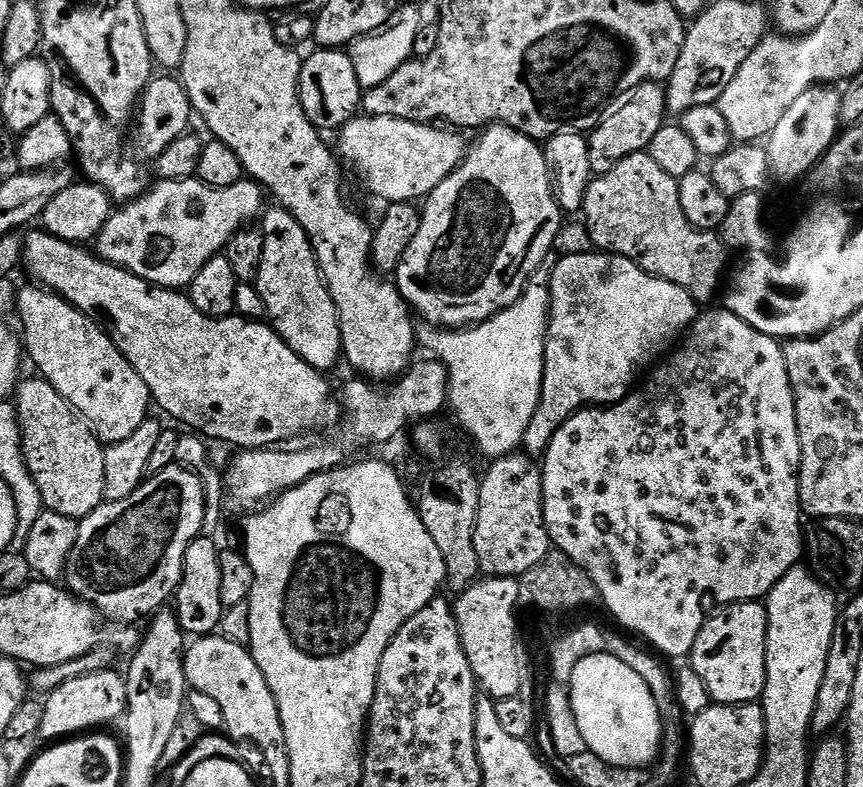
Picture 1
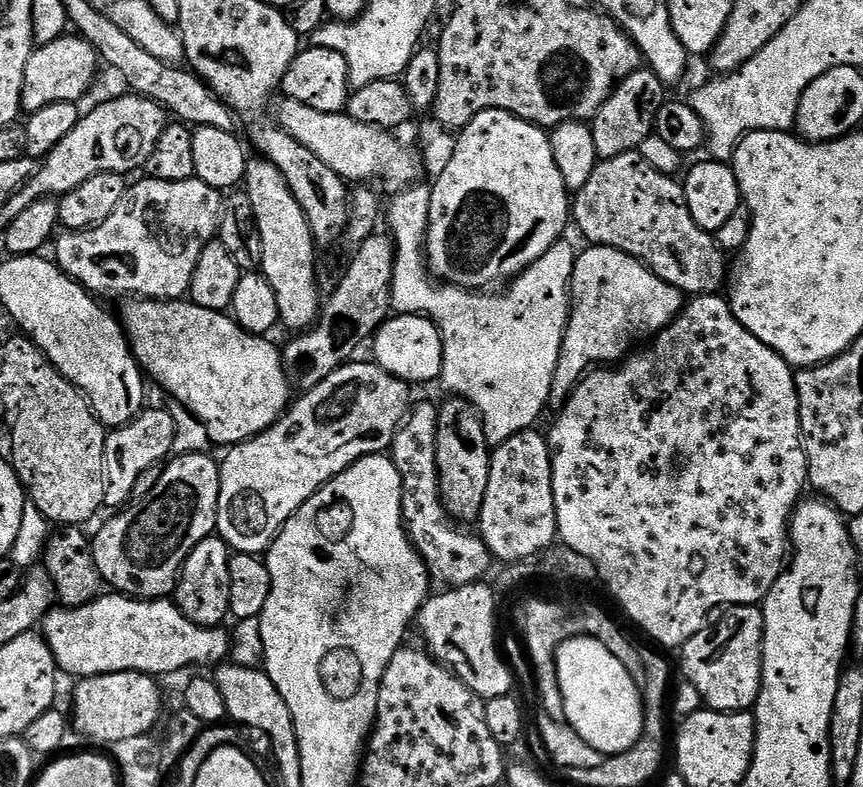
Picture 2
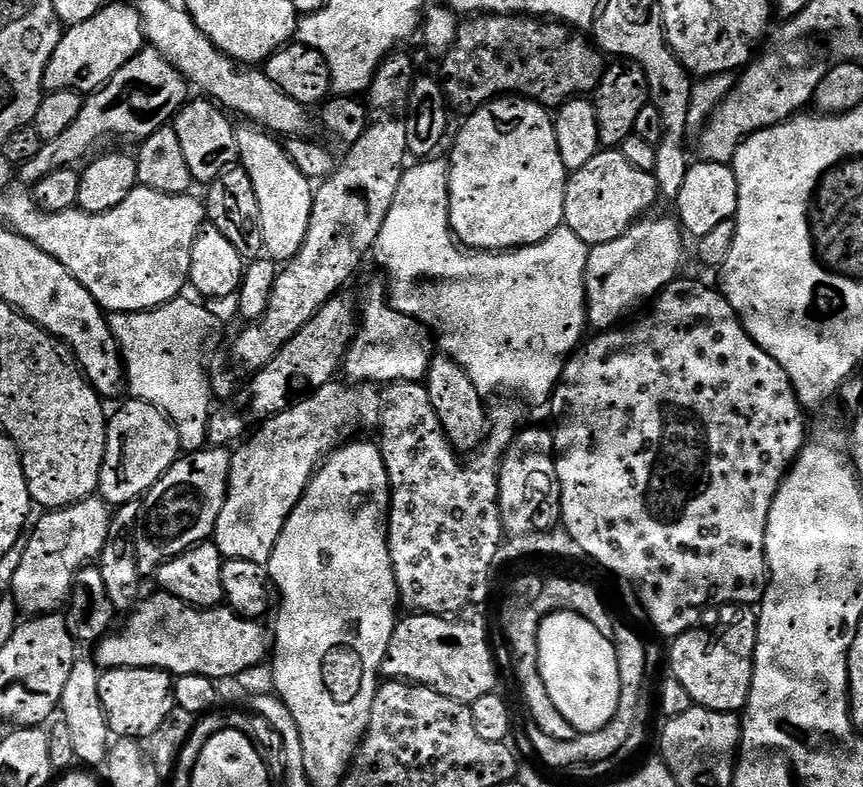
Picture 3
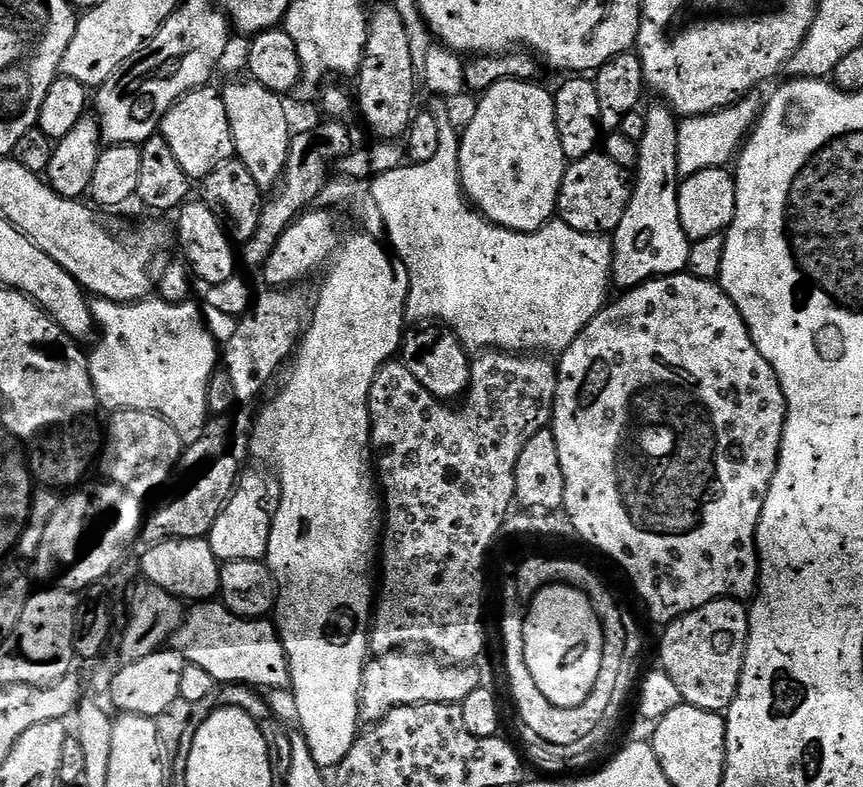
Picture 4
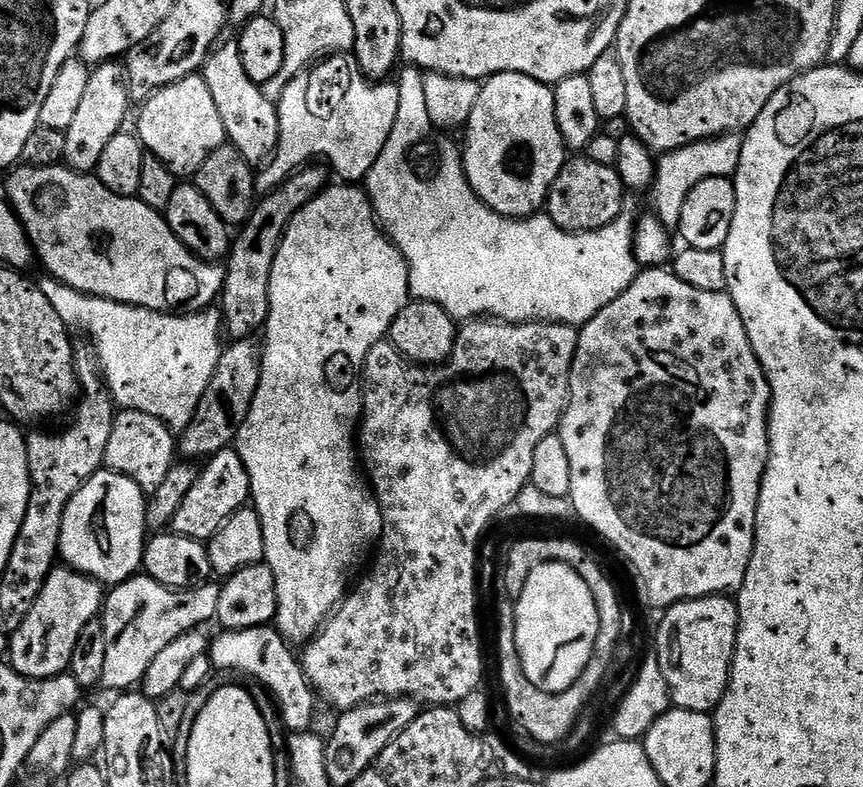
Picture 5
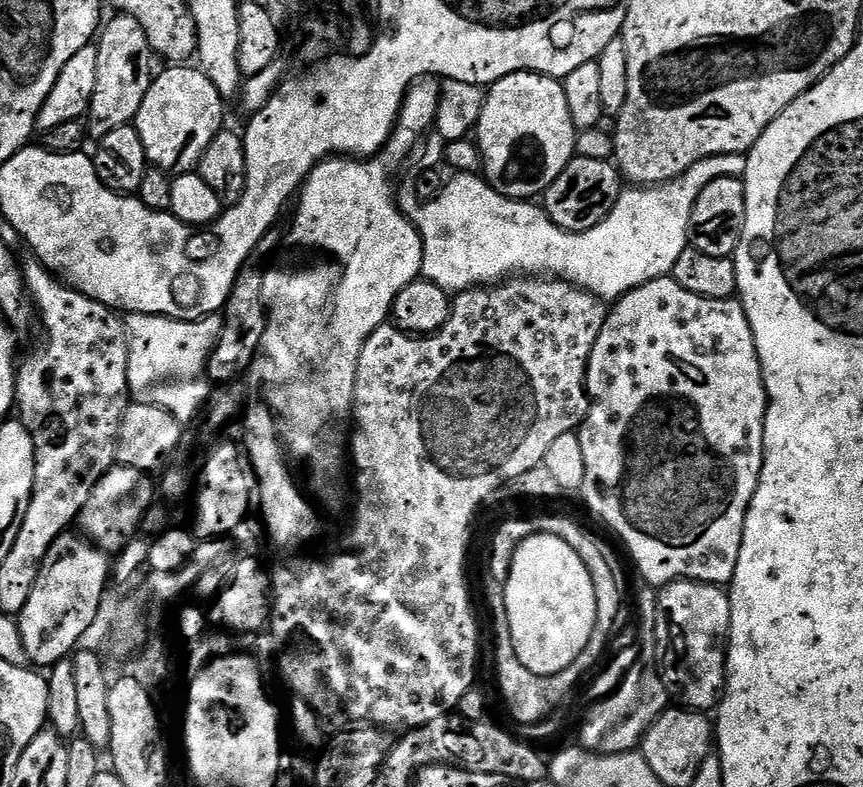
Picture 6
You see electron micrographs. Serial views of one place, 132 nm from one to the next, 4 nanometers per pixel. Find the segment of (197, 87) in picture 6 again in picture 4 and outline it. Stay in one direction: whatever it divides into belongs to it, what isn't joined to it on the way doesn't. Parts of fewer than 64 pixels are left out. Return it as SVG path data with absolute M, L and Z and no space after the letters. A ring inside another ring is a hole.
M212 86L195 88L181 98L164 116L160 123L159 135L170 142L174 158L182 165L182 170L191 176L193 181L203 181L218 166L233 159L236 154L234 138L230 134L230 118L226 114L223 95Z

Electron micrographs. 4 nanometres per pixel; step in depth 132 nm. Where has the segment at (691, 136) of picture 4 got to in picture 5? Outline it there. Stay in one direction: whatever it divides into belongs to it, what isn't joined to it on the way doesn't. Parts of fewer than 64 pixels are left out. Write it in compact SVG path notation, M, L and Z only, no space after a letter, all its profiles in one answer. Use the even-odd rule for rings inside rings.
M729 134L727 136L711 136L709 140L699 140L693 144L682 146L673 152L663 153L657 165L657 177L651 185L652 200L656 203L655 211L661 220L669 226L680 223L682 206L686 206L686 198L698 182L711 176L735 177L738 162L742 158L744 136Z

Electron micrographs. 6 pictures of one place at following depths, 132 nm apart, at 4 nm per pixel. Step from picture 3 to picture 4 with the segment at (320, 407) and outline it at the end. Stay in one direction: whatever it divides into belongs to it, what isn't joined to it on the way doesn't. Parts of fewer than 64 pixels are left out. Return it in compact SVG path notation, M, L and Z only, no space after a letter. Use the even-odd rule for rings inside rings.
M245 471L236 491L221 510L214 526L208 531L207 541L221 562L229 560L264 560L268 555L273 509L268 508L268 484L256 472Z

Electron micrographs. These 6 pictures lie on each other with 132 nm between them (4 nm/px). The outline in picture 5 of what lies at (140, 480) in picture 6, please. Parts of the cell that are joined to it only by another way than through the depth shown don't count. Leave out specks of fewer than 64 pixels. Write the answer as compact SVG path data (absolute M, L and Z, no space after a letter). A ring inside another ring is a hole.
M93 471L66 506L59 559L67 567L100 581L104 586L129 580L141 571L144 562L147 505L146 494L138 482L117 472Z

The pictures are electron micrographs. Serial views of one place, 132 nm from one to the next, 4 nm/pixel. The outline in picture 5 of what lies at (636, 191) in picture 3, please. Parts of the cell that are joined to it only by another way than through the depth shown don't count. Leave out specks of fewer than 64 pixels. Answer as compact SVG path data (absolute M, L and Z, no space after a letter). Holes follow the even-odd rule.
M584 154L577 156L580 156L577 160L569 159L562 166L558 178L554 178L554 186L548 192L546 214L557 226L567 232L593 232L610 222L614 222L614 218L618 218L618 214L625 211L624 192L626 193L626 185L613 165L594 162Z

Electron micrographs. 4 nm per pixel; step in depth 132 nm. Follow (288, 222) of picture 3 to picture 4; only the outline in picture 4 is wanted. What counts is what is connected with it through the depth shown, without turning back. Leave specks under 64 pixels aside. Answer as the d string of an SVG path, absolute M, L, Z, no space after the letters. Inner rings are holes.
M245 80L245 84L228 84L222 88L226 114L230 118L230 134L236 147L235 159L241 160L246 170L250 170L261 190L272 190L283 181L294 128L288 125L288 112L277 93L257 80Z

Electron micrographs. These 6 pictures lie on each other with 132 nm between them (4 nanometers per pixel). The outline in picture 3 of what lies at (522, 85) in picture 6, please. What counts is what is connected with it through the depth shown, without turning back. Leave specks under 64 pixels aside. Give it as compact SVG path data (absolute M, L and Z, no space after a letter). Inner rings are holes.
M510 96L491 100L489 104L483 104L475 112L467 117L468 120L460 128L456 141L452 144L452 156L448 165L448 217L452 234L463 247L478 252L506 252L513 248L525 248L531 244L542 242L554 230L558 230L564 224L564 195L570 175L567 168L562 166L562 156L558 154L558 140L556 138L556 126L554 116L543 104L536 104L533 100L525 100L522 96Z

